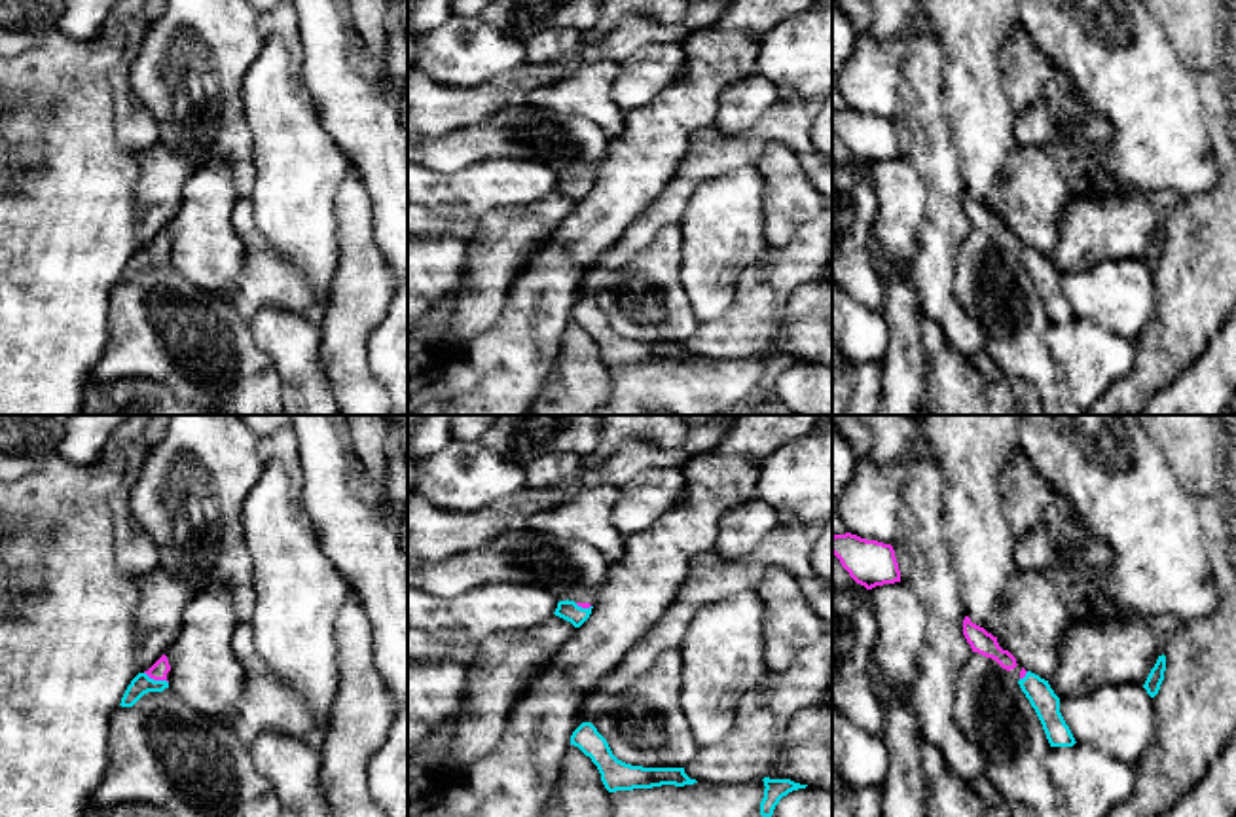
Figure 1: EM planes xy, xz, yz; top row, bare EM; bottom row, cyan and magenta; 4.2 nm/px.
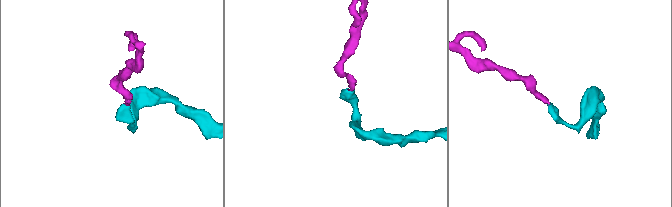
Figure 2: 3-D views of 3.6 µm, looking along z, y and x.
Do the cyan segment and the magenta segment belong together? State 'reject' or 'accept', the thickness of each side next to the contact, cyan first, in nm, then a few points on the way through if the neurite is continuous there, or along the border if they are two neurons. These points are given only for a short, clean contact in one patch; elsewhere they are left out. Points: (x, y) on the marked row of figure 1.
accept | 90/80 nm | across xy (141, 685), (156, 681), (158, 671)

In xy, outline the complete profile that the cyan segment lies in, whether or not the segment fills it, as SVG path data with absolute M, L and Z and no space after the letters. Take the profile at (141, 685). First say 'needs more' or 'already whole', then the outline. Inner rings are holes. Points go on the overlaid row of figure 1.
needs more; M163 654L148 671L138 673L127 686L121 707L133 707L148 692L163 692L169 688L167 673L171 671L169 660Z

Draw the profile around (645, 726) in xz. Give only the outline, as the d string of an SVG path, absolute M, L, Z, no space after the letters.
M663 650L654 665L591 722L612 754L631 766L684 768L700 745L681 711L681 650Z

